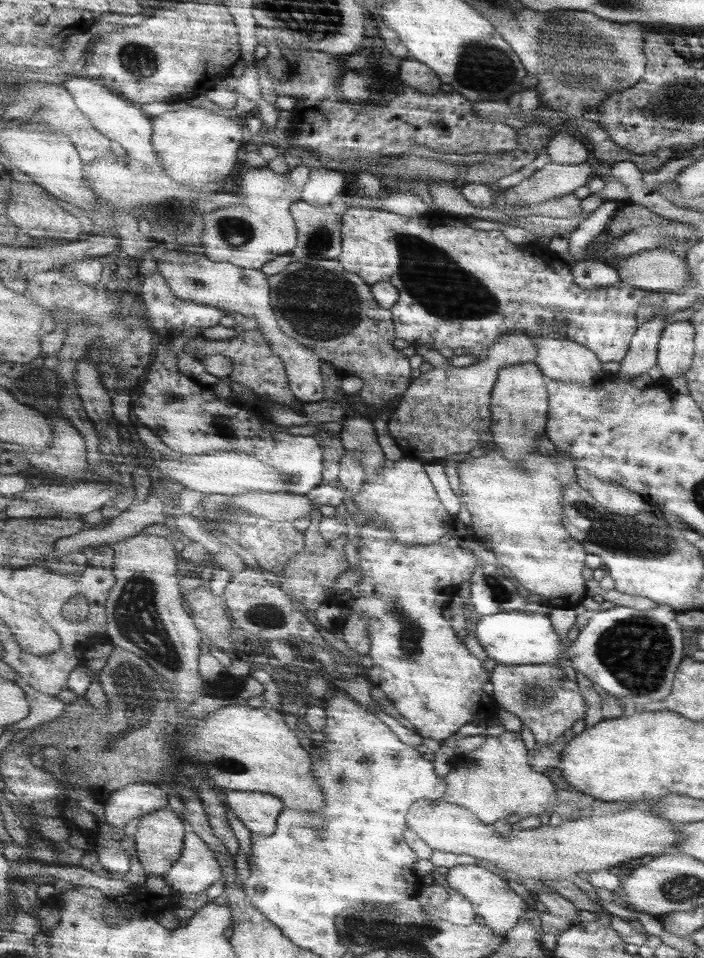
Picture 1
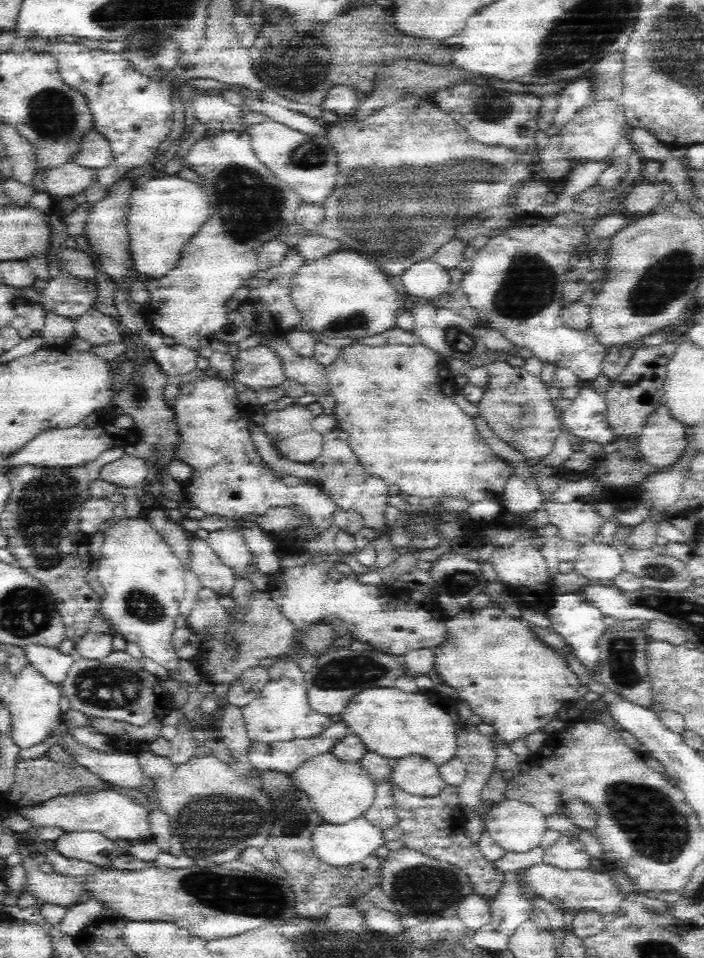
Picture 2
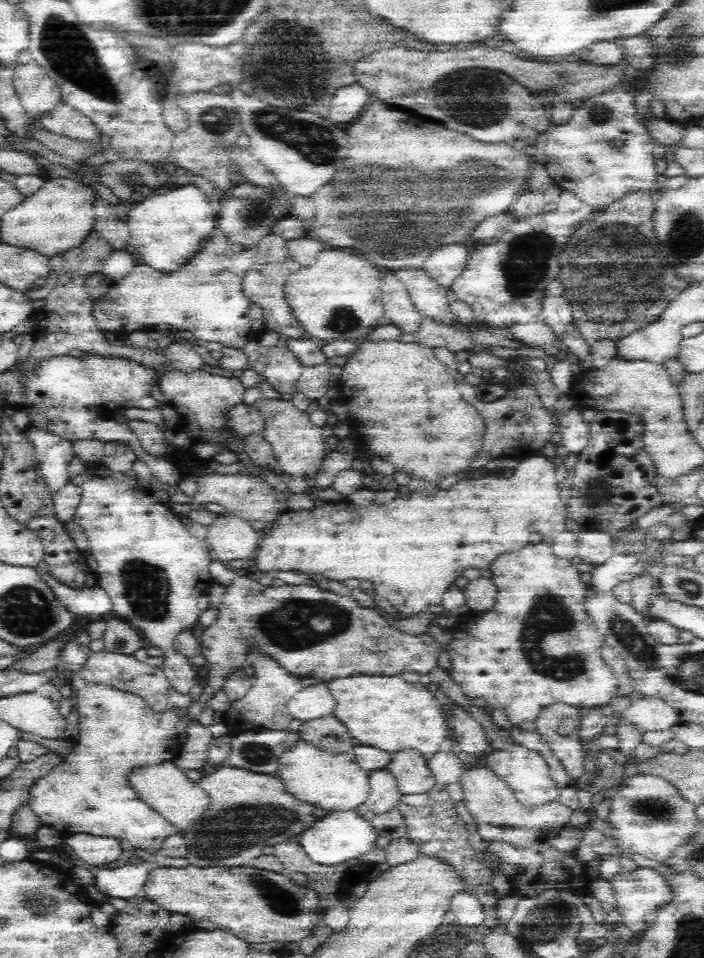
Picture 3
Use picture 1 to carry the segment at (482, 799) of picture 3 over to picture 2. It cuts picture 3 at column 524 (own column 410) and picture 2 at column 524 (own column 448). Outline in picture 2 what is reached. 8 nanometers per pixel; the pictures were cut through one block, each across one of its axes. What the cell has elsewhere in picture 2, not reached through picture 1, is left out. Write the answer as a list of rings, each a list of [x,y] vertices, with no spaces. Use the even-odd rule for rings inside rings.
[[[502,800],[494,806],[490,806],[490,810],[482,816],[484,826],[490,834],[490,838],[502,846],[506,852],[530,852],[534,848],[540,846],[546,828],[546,814],[526,802],[518,802],[518,800]]]

